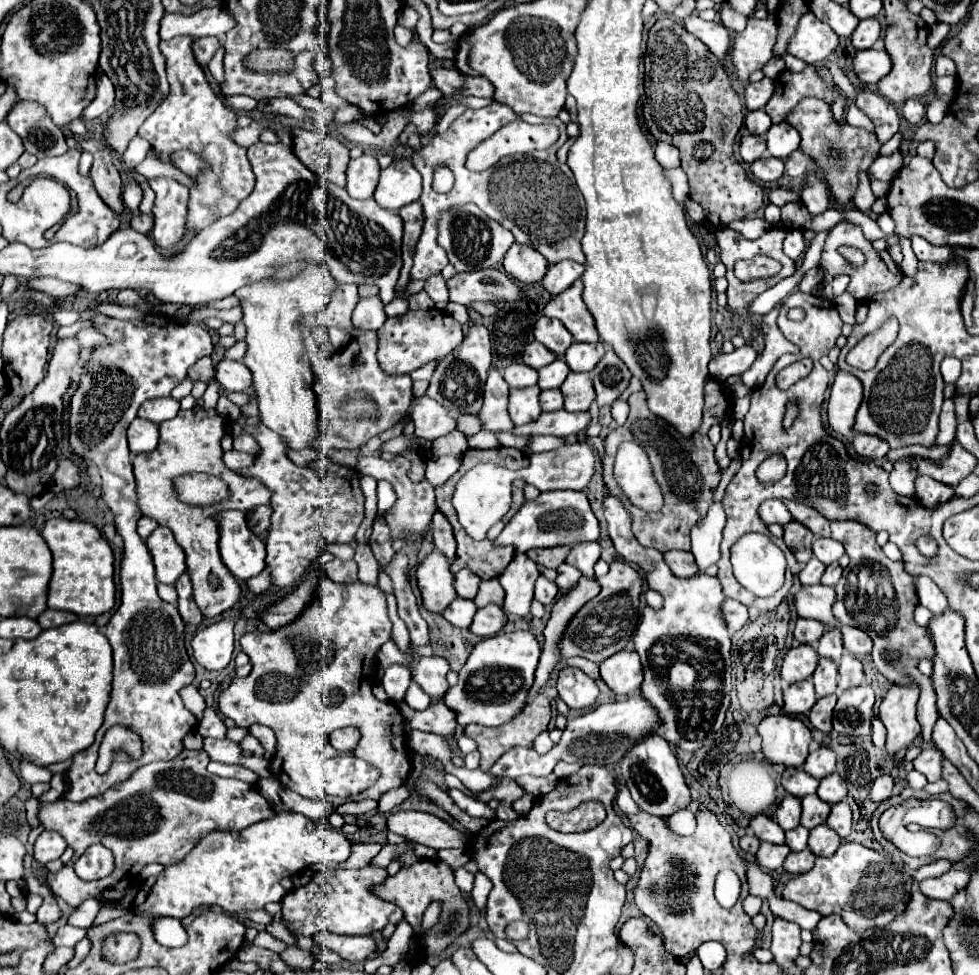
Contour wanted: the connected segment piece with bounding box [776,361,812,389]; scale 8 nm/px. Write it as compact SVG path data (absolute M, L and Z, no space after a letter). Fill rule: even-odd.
M796 361L794 365L790 365L790 367L780 371L780 375L776 377L776 383L778 383L780 389L788 389L792 383L800 381L810 371L812 371L812 361Z

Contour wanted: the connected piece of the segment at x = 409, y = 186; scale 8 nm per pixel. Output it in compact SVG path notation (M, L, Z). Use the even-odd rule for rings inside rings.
M394 159L390 167L380 173L380 183L374 199L380 207L398 211L404 205L418 201L422 193L422 177L408 159Z

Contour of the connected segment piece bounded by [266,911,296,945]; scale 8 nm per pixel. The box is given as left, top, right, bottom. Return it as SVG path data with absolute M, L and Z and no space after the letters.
M278 912L273 916L273 921L266 927L272 936L284 941L288 945L296 944L296 939L289 933L289 931L281 923L282 913Z

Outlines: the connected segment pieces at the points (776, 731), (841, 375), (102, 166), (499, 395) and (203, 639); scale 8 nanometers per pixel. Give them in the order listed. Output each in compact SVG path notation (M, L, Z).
M768 715L758 725L758 735L762 737L762 753L770 763L782 763L786 767L802 767L808 757L808 745L812 741L810 729L796 717L790 715Z
M838 371L828 399L830 433L850 437L860 403L862 403L862 383L854 375Z
M82 139L80 147L82 147L82 151L90 151L94 155L90 179L94 183L98 195L102 195L102 199L108 203L108 207L112 207L114 211L122 211L124 209L122 179L112 161L110 147L106 143L94 141L94 139Z
M490 369L488 379L486 379L486 389L484 389L484 407L478 413L486 431L498 433L498 431L514 429L506 411L508 391L510 387L504 381L504 377L496 369Z
M218 621L200 629L192 639L196 661L208 671L222 669L232 659L234 621Z

